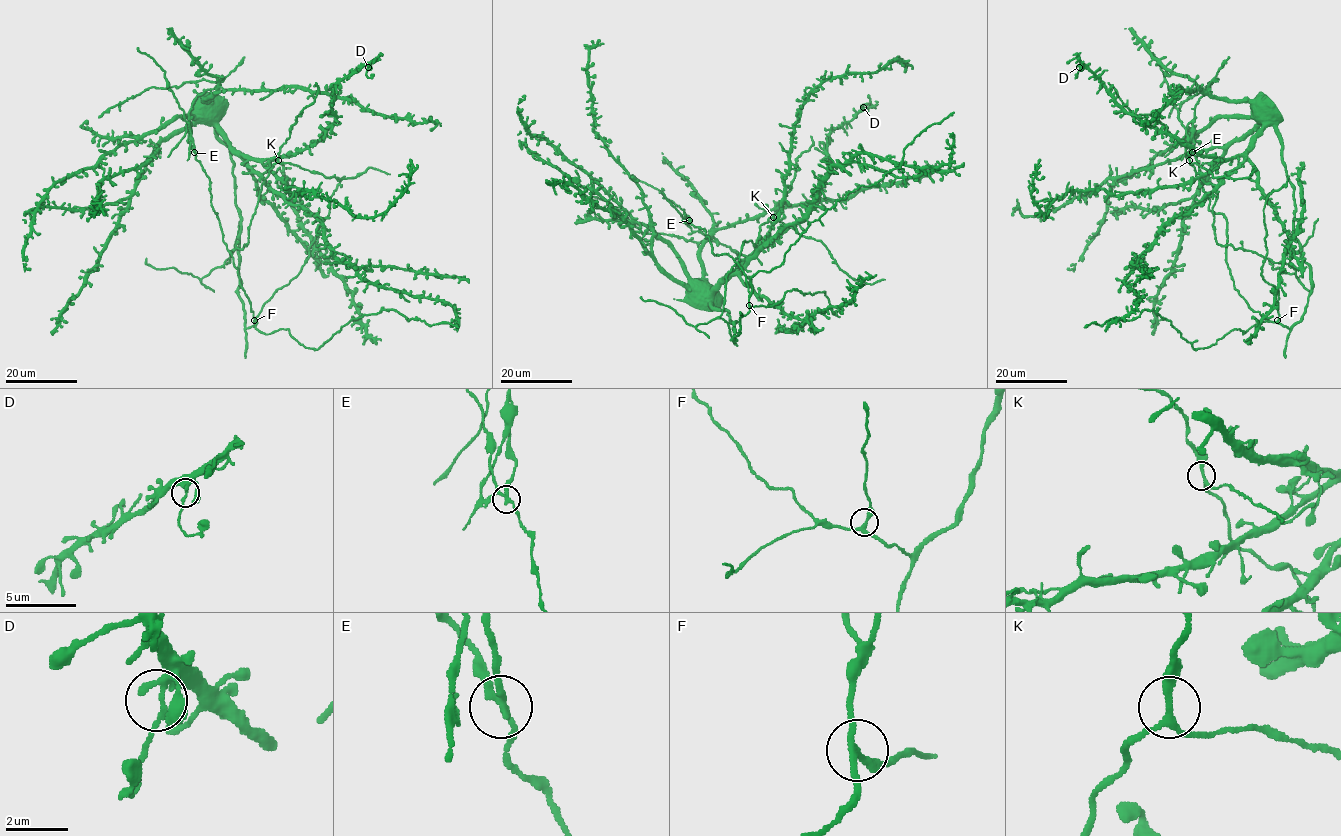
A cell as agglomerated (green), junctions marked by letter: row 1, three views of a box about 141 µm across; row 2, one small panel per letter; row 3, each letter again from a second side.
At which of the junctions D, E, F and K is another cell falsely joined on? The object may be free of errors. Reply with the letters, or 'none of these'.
E

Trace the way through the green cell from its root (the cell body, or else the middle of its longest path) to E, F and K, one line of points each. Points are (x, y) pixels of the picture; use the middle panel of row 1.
E: (695, 285), (704, 282), (709, 304), (736, 322), (735, 339), (749, 310), (746, 275), (689, 220)
F: (695, 285), (704, 282), (709, 304), (725, 309), (736, 322), (732, 339), (749, 305)
K: (695, 285), (707, 286), (709, 304), (734, 327), (720, 317), (726, 275), (773, 217)

